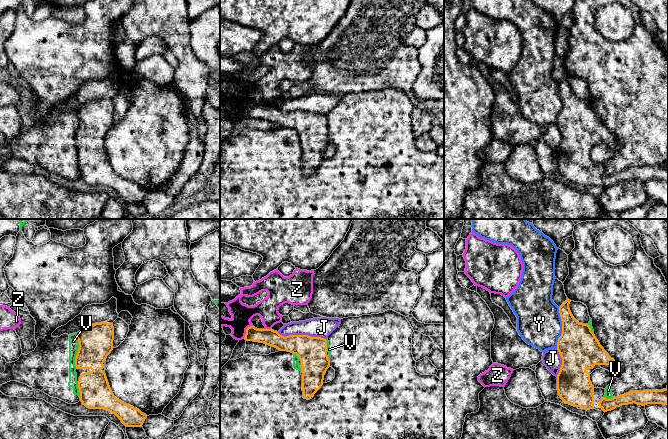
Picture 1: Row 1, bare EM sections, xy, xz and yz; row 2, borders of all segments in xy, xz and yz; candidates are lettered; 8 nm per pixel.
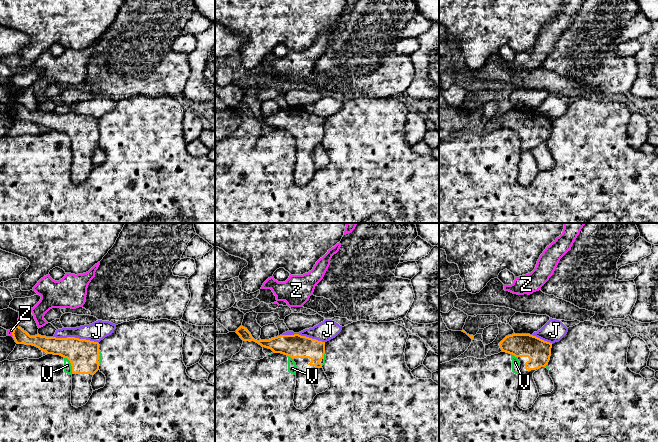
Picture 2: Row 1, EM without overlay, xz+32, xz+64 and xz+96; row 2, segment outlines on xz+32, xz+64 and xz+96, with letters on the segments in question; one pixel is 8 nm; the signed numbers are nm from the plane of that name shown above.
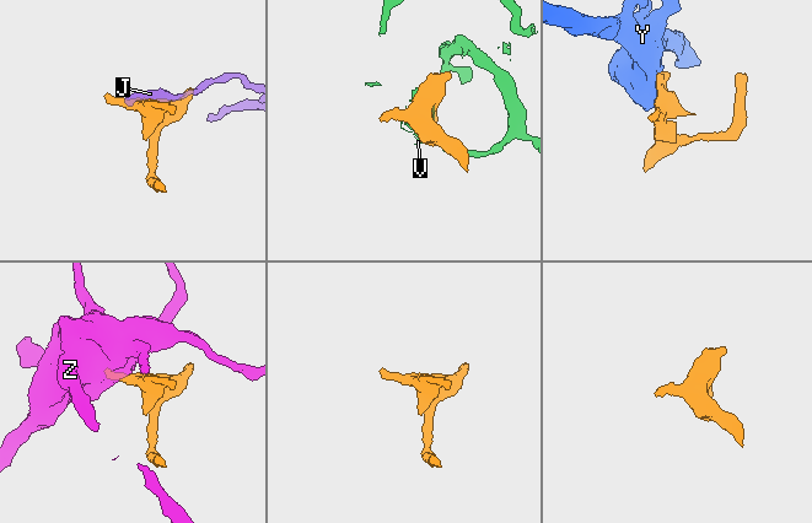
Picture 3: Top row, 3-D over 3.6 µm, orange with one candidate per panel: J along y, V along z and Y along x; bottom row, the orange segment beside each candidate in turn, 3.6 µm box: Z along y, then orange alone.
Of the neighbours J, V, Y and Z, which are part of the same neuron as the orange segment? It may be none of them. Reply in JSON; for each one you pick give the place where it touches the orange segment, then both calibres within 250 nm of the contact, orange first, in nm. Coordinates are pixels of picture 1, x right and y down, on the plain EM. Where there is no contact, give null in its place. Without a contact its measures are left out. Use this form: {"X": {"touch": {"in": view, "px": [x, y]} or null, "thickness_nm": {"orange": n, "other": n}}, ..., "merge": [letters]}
{"merge": []}

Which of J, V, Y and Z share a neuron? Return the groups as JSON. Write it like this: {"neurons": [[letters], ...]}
{"neurons": [["J"], ["V", "Y"], ["Z"]]}

